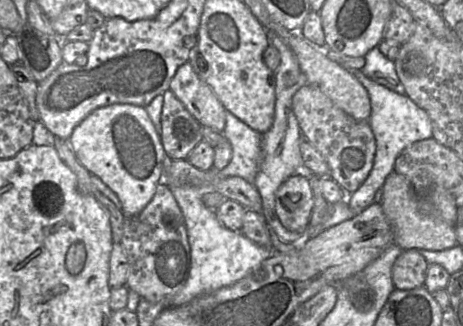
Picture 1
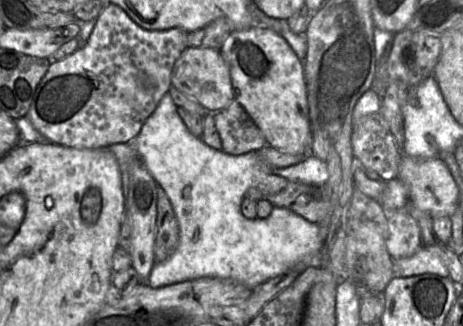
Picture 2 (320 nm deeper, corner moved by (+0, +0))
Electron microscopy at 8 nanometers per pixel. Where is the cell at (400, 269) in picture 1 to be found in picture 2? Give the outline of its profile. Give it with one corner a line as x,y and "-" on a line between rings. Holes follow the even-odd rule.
400,208
387,215
385,246
393,260
410,257
421,247
418,222
408,208

